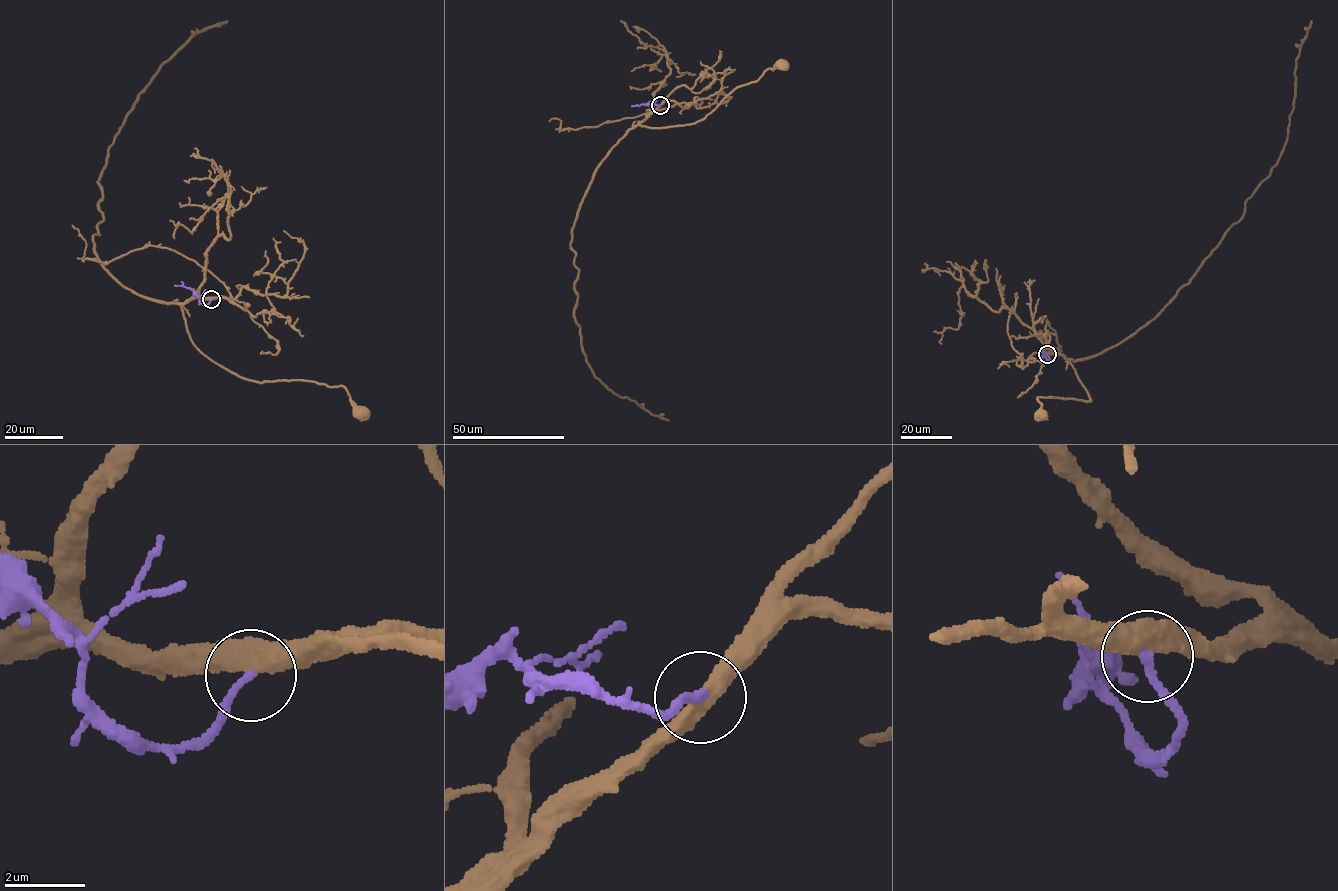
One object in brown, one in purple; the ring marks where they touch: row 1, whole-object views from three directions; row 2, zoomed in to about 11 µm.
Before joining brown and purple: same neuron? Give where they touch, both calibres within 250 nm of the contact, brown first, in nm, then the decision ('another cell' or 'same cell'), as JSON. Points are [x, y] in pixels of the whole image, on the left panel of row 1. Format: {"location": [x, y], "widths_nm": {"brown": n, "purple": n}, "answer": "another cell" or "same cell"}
{"location": [211, 299], "widths_nm": {"brown": 480, "purple": 200}, "answer": "another cell"}

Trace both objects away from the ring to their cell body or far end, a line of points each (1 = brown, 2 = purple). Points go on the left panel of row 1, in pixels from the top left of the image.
1: (211, 299), (197, 297), (181, 306), (192, 342), (205, 355), (260, 382), (300, 379), (341, 385), (363, 413)
2: (211, 299), (202, 304), (190, 288), (174, 285)

